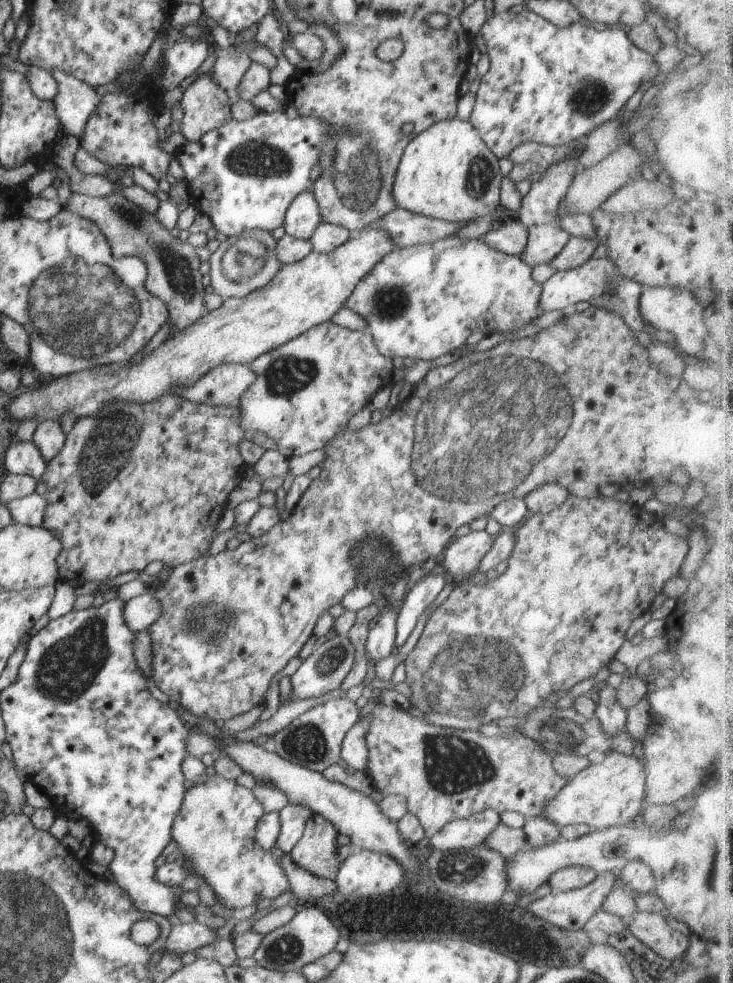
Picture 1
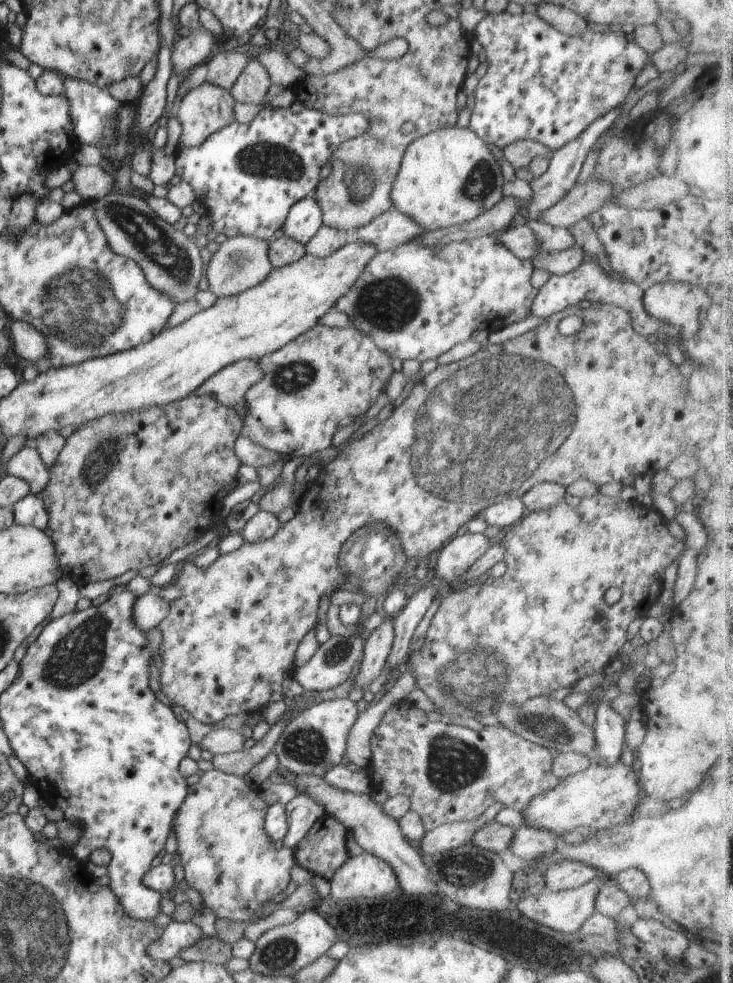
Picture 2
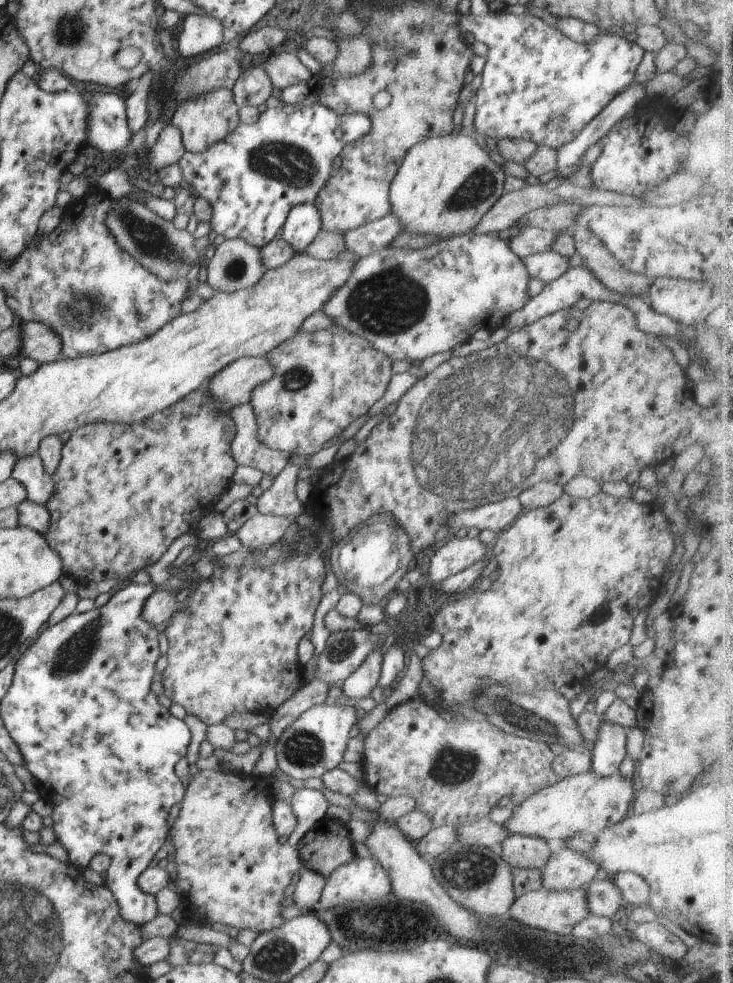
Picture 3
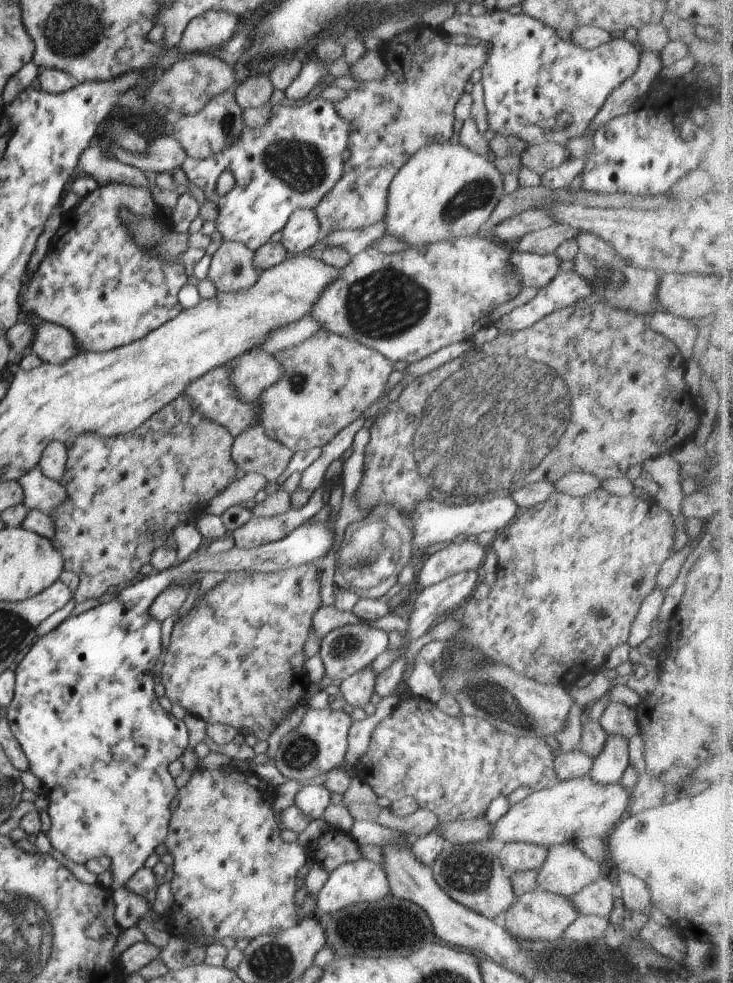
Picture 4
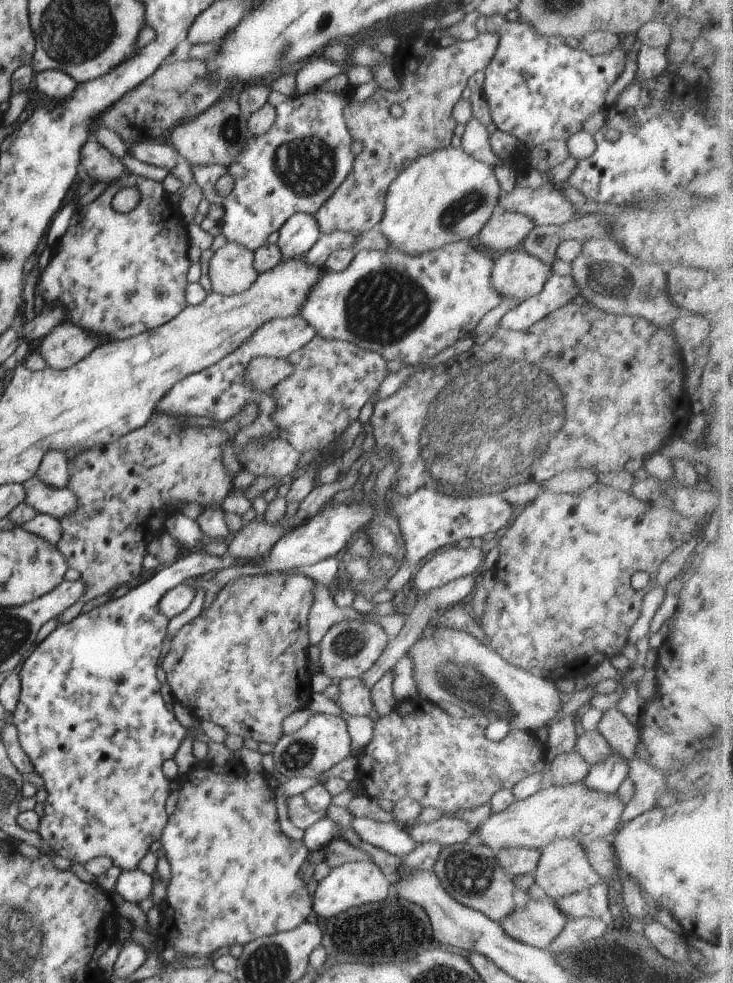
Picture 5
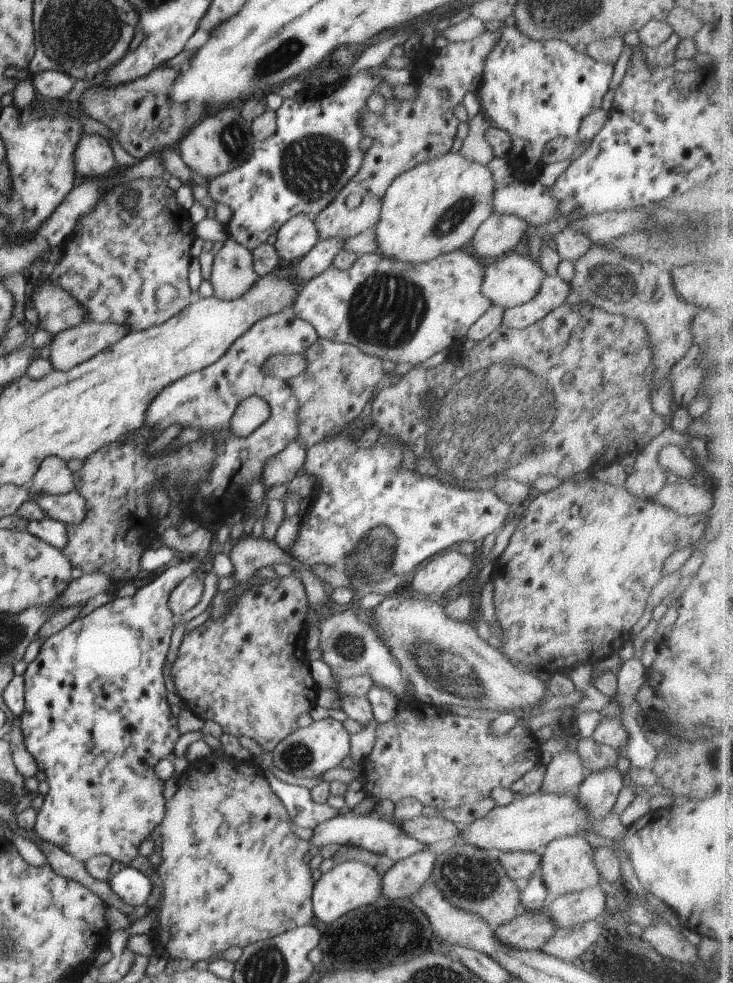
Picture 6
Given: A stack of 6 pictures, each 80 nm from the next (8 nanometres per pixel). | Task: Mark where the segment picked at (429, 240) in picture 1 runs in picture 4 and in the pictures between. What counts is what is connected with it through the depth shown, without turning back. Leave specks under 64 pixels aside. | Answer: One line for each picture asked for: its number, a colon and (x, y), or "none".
2: (391, 229)
3: (373, 237)
4: (353, 241)

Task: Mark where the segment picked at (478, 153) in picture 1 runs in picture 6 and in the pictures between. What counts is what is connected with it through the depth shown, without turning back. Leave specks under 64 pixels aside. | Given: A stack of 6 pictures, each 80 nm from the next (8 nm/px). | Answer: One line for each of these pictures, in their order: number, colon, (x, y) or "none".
2: (449, 177)
3: (445, 185)
4: (445, 191)
5: (445, 196)
6: (436, 207)

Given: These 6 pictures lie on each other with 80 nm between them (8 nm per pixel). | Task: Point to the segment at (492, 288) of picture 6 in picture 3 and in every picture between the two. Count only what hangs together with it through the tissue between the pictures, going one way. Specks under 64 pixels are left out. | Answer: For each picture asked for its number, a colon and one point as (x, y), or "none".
3: (546, 266)
4: (535, 271)
5: (517, 274)

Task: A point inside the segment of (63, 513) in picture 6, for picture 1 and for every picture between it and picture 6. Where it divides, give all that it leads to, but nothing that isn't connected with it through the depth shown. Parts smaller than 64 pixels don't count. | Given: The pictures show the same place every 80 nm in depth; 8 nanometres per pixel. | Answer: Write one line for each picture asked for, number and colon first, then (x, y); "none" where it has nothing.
1: (24, 458)
2: (26, 464)
3: (39, 486)
4: (40, 493)
5: (52, 501)

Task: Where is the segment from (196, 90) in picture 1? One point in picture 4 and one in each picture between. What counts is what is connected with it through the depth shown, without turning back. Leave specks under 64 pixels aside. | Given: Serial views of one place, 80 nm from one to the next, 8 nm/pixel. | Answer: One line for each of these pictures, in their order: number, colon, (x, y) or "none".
2: (208, 109)
3: (205, 120)
4: (219, 124)

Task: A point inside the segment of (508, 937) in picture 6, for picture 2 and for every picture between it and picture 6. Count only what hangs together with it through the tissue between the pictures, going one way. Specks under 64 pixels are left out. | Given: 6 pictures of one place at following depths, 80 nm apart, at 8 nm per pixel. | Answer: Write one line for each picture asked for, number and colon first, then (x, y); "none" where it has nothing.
2: (564, 912)
3: (556, 913)
4: (540, 915)
5: (537, 923)

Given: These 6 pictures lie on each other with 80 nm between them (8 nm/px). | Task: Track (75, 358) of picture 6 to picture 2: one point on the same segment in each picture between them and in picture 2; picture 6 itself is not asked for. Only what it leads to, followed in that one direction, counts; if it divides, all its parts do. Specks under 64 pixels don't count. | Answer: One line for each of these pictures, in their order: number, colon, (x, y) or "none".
2: (28, 343)
3: (39, 342)
4: (53, 344)
5: (66, 344)

